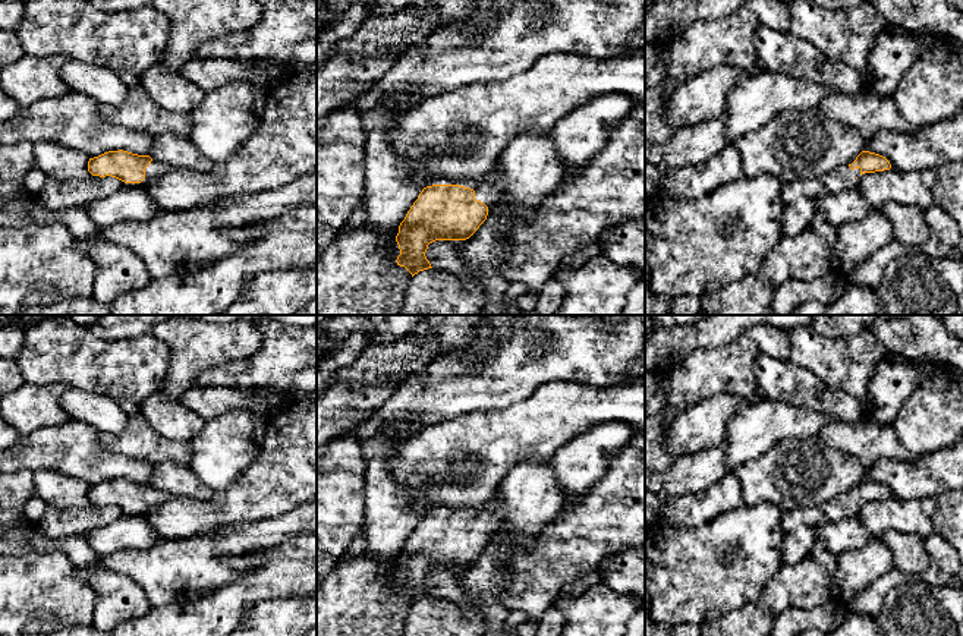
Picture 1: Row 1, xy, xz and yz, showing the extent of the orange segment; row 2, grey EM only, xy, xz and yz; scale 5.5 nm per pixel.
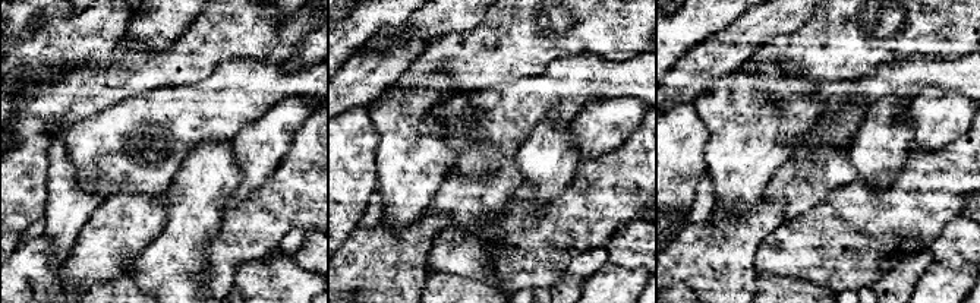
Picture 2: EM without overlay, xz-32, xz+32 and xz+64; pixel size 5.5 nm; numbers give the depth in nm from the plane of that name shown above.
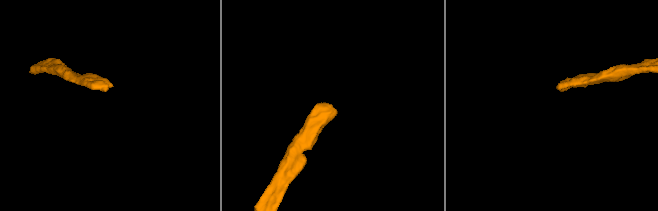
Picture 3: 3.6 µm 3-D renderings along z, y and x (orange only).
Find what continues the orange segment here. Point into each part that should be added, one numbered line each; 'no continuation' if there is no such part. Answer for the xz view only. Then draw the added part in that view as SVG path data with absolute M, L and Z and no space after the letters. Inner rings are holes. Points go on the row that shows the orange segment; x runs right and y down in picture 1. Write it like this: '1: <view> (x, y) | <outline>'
1: xz (487, 189) | M494 170L488 171L475 186L476 201L484 202L487 207L492 205L498 192L503 189L504 180Z

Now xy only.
1: xy (154, 169) | M152 160L151 164L145 169L145 177L157 177L169 170L169 166Z

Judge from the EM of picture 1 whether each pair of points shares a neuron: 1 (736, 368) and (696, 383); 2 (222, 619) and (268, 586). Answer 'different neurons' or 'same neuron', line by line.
1: same neuron
2: same neuron

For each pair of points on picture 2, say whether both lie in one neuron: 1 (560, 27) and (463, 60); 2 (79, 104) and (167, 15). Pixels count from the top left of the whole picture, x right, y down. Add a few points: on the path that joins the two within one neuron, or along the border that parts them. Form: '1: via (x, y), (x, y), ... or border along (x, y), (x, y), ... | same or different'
1: via (536, 27), (529, 27), (510, 46), (487, 56) | same
2: border along (125, 35), (141, 53), (160, 54), (172, 44) | different

